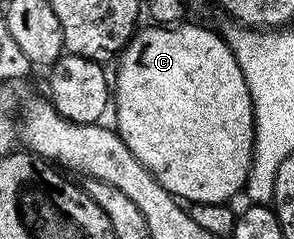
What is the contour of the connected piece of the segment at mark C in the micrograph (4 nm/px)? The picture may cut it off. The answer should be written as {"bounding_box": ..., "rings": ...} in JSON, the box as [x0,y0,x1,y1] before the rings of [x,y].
{"bounding_box":[114,23,254,205],"rings":[[[155,23],[149,24],[149,29],[141,28],[139,31],[133,33],[131,39],[128,41],[127,47],[125,47],[124,52],[120,54],[118,58],[118,66],[120,65],[120,70],[117,71],[116,77],[114,73],[114,113],[116,109],[116,122],[114,122],[114,128],[117,133],[120,134],[120,138],[126,143],[126,147],[130,147],[130,151],[135,157],[143,163],[146,168],[149,169],[152,174],[155,175],[156,181],[162,183],[162,187],[166,187],[166,191],[170,191],[172,196],[179,199],[184,203],[218,203],[219,205],[231,202],[232,196],[236,192],[243,190],[248,183],[248,173],[252,170],[252,142],[254,140],[254,118],[252,115],[252,96],[248,90],[248,84],[246,79],[242,75],[242,71],[238,67],[236,62],[236,57],[232,53],[231,47],[228,46],[227,41],[224,40],[223,36],[219,32],[215,33],[212,29],[207,29],[204,25],[188,25],[189,23],[177,23],[175,25],[157,25]]]}

